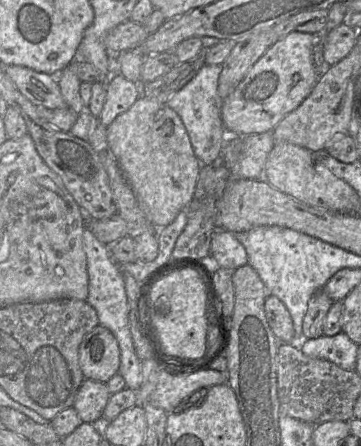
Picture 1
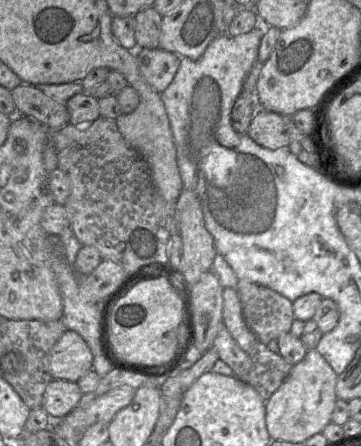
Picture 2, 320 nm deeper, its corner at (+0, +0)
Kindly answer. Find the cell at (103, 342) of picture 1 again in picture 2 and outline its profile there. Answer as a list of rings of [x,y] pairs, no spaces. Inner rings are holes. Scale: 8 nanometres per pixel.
[[[66,330],[49,355],[49,373],[53,380],[77,382],[93,369],[93,354],[83,337]]]

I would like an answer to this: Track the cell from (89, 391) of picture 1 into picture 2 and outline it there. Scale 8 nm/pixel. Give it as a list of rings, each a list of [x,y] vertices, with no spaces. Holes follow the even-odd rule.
[[[52,380],[46,387],[42,408],[52,420],[60,420],[79,404],[82,396],[77,382]]]

